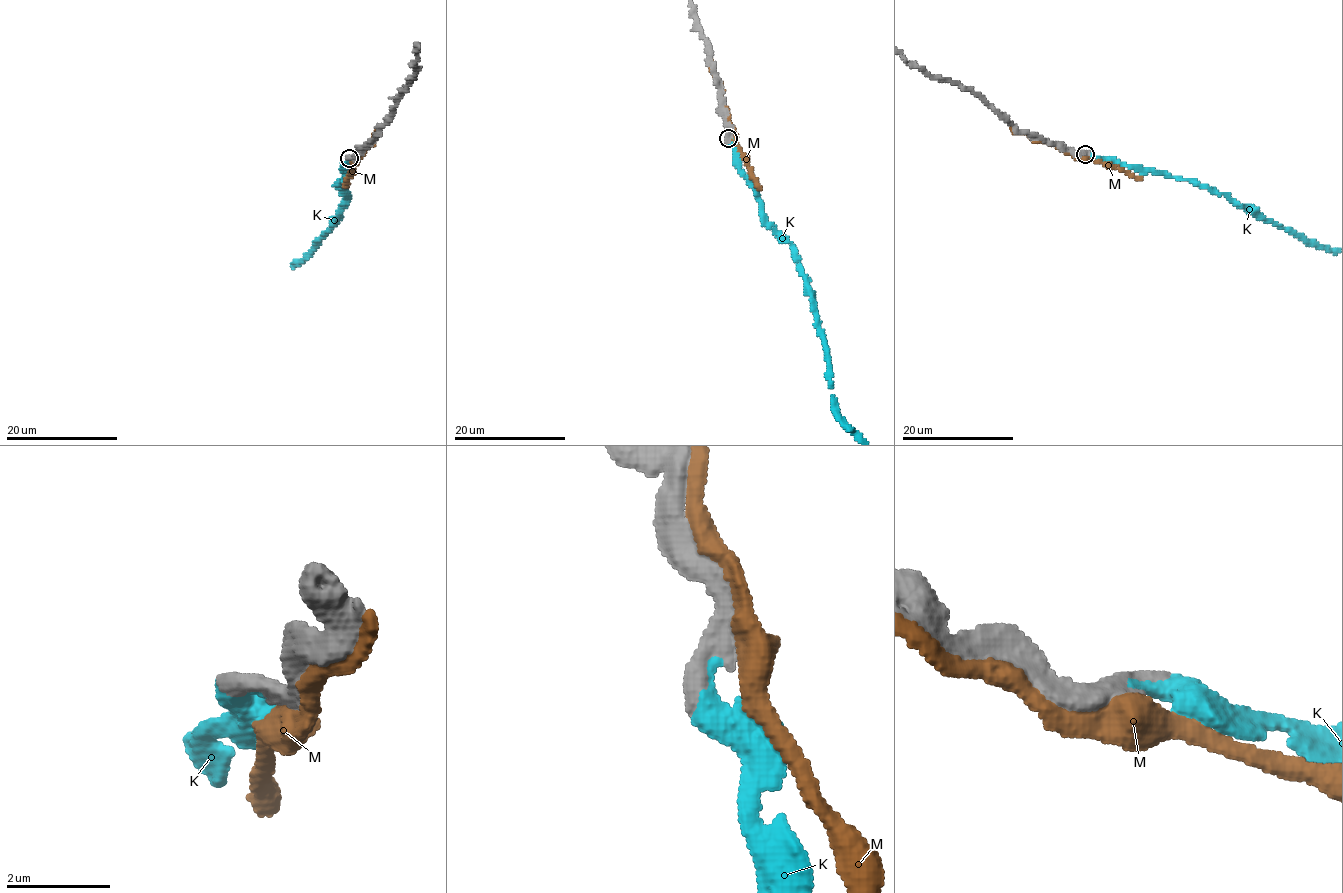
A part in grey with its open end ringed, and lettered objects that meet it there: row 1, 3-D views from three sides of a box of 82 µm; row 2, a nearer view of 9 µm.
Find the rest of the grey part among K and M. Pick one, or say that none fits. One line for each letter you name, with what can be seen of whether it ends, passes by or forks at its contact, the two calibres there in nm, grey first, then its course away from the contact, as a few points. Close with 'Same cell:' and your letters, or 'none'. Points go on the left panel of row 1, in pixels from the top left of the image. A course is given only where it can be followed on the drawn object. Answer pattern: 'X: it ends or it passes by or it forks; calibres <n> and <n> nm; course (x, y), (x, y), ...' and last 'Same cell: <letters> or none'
K: it ends; calibres 500 and 440 nm
Same cell: K

